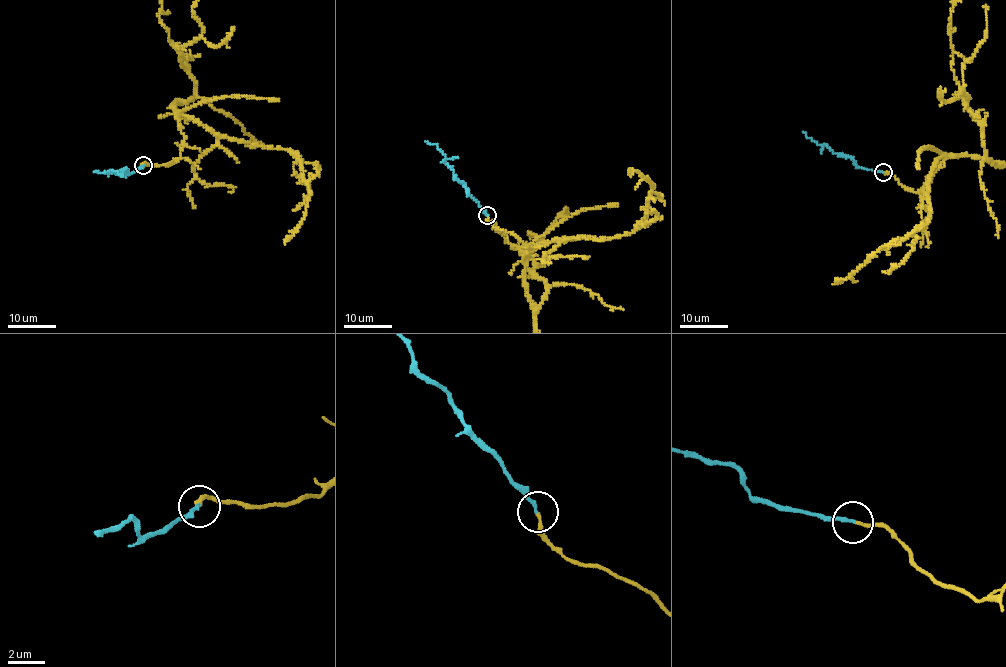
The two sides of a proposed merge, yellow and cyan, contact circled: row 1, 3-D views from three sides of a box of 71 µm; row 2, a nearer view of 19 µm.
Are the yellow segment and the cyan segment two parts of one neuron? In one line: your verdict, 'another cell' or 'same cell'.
same cell

